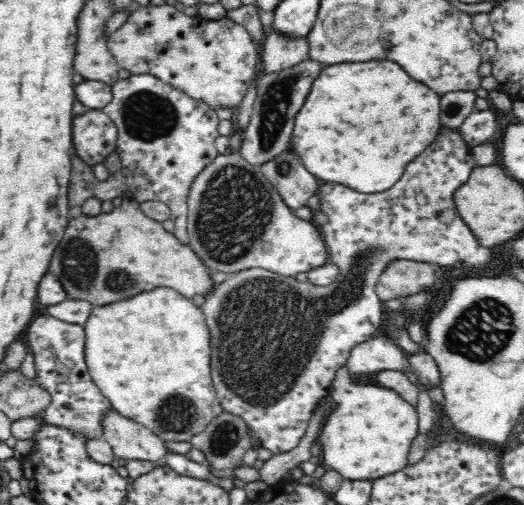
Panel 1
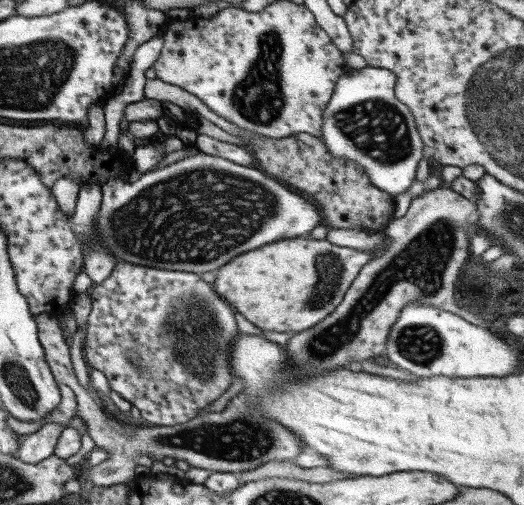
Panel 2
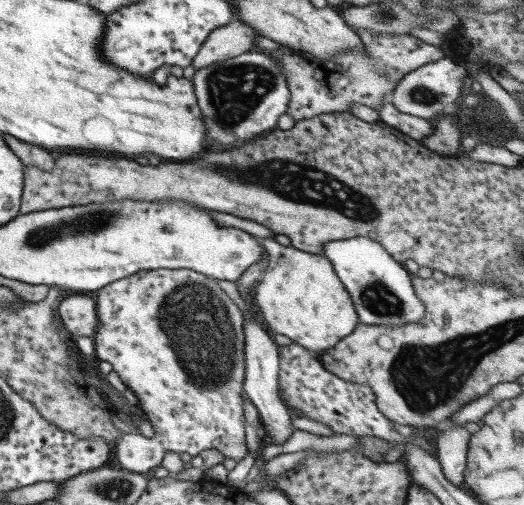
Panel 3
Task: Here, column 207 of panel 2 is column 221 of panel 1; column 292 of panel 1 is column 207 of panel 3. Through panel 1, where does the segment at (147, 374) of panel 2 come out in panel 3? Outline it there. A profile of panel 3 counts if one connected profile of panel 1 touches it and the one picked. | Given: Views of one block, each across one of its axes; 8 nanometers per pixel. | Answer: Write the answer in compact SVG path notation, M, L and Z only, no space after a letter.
M156 268L156 270L141 270L136 274L128 276L126 279L120 279L112 284L107 284L104 288L98 290L96 296L97 315L99 324L97 325L96 333L94 334L94 350L97 358L100 361L108 362L112 365L113 371L118 374L118 377L126 388L131 388L138 398L138 405L142 411L152 421L155 435L152 438L132 436L124 436L119 441L119 444L114 445L116 460L120 462L122 470L132 473L148 474L148 472L158 467L164 454L171 450L180 454L186 452L193 456L198 456L202 450L207 448L216 448L222 452L225 458L233 458L239 462L248 454L244 435L244 398L243 382L245 380L246 356L244 356L244 330L243 316L238 309L238 306L220 289L215 279L196 272L196 270L188 270L188 268Z

